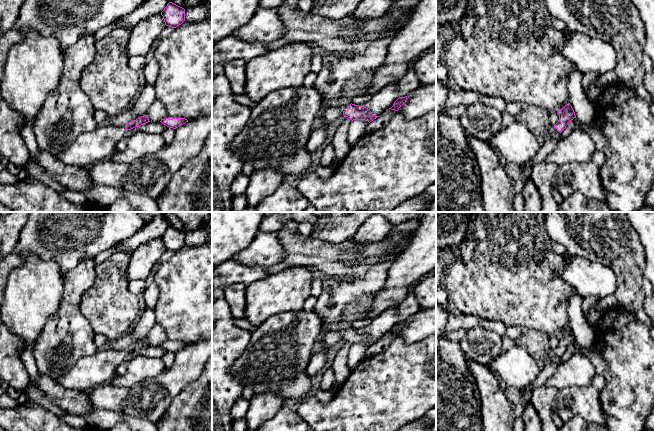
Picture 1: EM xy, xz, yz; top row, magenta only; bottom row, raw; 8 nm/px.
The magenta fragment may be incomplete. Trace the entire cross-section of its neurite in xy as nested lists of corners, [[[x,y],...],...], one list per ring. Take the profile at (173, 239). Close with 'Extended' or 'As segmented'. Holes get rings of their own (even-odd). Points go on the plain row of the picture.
[[[169,226],[161,236],[166,250],[176,252],[185,245],[185,233]]]. As segmented

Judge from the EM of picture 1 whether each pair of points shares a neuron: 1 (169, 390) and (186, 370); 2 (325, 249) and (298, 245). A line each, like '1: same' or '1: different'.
1: same
2: same

